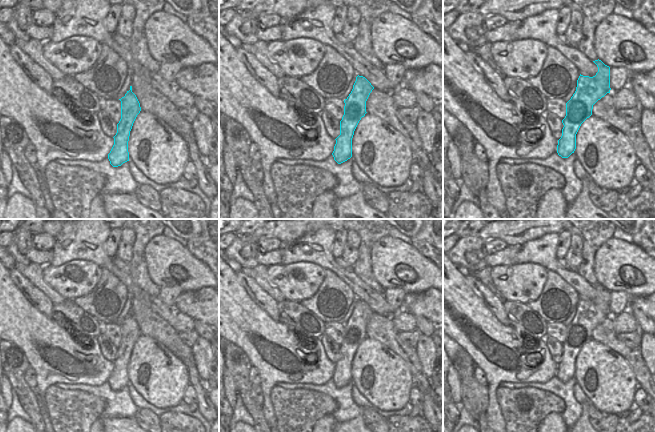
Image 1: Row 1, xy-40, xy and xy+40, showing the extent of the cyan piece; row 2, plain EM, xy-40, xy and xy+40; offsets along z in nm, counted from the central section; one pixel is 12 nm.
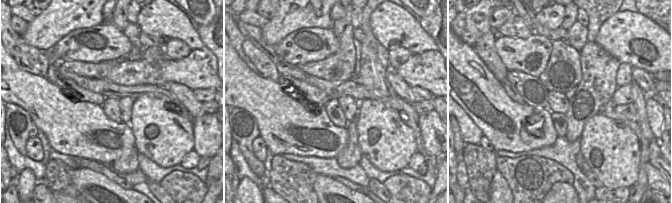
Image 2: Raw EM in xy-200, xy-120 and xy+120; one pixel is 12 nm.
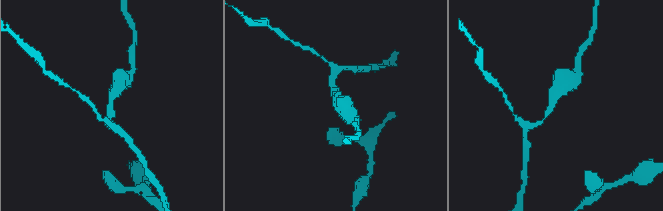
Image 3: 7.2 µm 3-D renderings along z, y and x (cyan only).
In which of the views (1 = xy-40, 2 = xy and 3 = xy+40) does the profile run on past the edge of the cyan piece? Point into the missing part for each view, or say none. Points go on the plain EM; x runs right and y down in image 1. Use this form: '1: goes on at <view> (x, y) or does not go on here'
1: does not go on here
2: does not go on here
3: does not go on here

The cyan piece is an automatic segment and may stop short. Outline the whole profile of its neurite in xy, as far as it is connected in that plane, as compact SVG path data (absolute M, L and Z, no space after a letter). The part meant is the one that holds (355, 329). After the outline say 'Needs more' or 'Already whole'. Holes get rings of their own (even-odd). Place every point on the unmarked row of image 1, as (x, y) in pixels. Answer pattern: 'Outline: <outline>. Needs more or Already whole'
Outline: M357 300L353 313L344 324L344 339L340 345L340 359L335 363L336 368L332 377L334 384L341 388L352 381L352 362L354 355L365 340L366 325L374 311L363 300Z. Already whole

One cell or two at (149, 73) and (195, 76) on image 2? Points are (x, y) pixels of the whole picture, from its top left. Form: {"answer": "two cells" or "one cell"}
{"answer": "one cell"}

